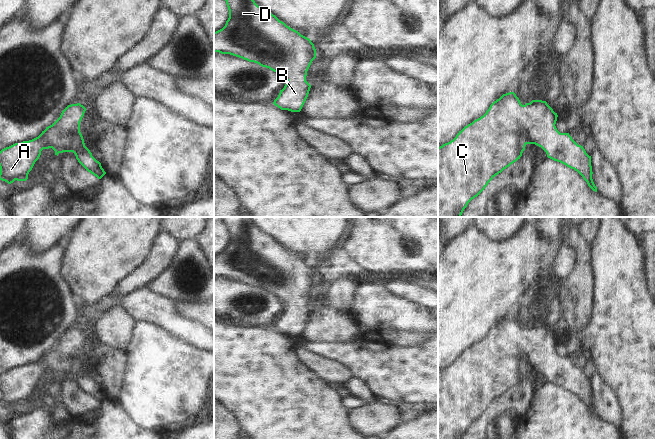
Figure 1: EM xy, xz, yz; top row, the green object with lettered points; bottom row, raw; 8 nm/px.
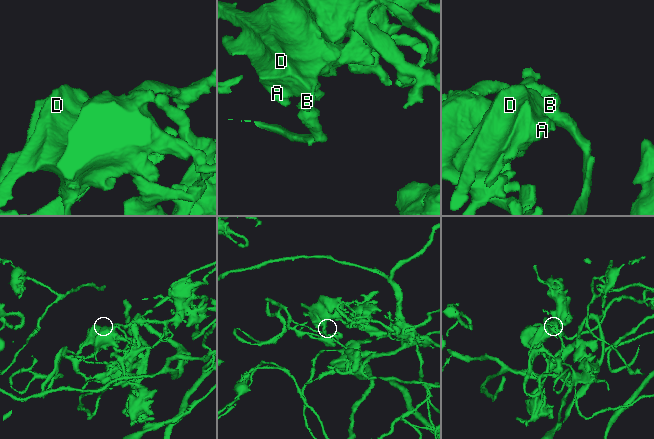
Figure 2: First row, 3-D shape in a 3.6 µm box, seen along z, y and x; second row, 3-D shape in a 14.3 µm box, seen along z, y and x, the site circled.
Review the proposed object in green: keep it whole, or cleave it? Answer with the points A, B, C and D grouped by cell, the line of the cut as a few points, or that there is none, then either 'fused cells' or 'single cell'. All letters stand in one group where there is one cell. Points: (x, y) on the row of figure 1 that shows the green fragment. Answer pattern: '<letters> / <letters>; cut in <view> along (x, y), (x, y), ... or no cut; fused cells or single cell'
A B C D; no cut; single cell

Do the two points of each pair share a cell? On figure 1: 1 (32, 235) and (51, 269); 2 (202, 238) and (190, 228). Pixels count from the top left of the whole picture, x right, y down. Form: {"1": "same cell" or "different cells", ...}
{"1": "different cells", "2": "different cells"}

